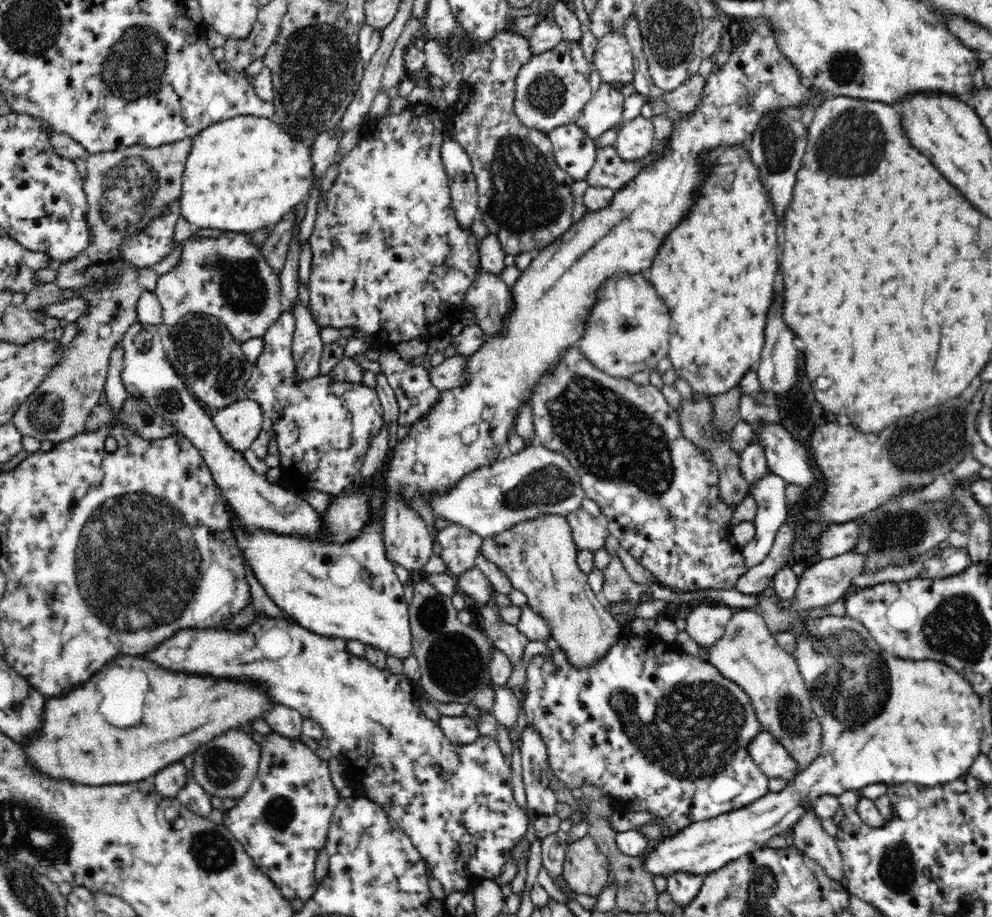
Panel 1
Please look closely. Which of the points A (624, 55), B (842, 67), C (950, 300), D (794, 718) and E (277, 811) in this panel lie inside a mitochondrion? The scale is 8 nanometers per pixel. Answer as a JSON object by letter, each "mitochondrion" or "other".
{"A":"other","B":"mitochondrion","C":"other","D":"mitochondrion","E":"mitochondrion"}

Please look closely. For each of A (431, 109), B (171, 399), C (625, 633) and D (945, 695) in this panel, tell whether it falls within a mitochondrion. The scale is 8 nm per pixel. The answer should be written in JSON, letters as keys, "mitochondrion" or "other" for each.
{"A":"other","B":"mitochondrion","C":"other","D":"other"}

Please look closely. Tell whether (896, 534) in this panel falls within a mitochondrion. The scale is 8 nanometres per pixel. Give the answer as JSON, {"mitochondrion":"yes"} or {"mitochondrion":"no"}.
{"mitochondrion":"yes"}

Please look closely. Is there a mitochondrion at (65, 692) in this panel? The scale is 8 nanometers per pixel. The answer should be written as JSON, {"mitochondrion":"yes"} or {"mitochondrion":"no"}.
{"mitochondrion":"no"}

